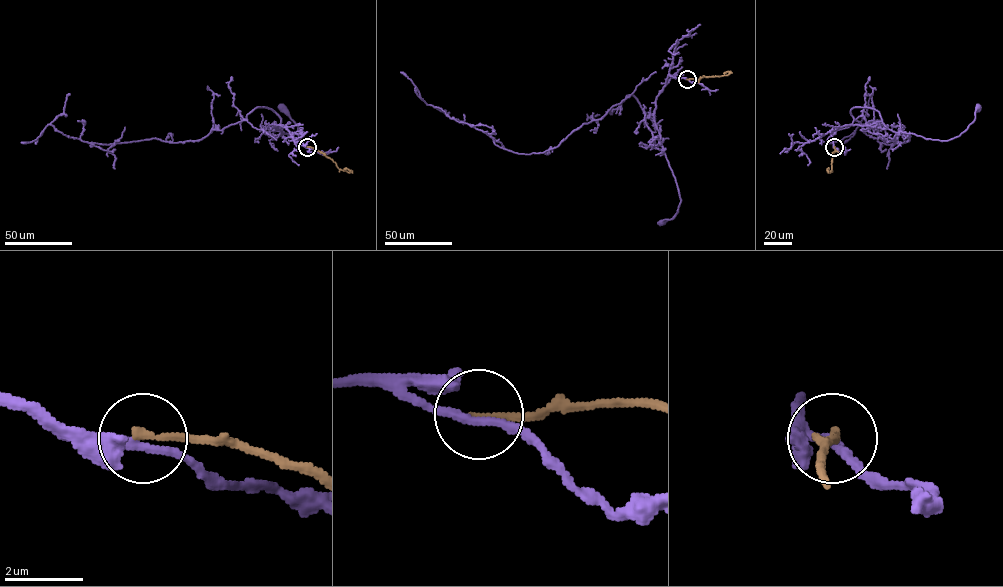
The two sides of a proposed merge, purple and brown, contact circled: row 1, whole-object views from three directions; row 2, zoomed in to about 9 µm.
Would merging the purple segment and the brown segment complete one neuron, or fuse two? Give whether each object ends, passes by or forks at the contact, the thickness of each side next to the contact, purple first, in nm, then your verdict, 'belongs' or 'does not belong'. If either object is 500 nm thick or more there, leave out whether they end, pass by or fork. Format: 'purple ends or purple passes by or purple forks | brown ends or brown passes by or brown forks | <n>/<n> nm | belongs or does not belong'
purple passes by | brown ends | 200/200 nm | does not belong

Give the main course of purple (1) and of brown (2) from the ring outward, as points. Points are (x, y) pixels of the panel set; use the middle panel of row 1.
1: (686, 79), (669, 75), (655, 101), (654, 121), (680, 199), (677, 213), (661, 223)
2: (686, 79), (726, 75), (729, 71), (723, 73)

